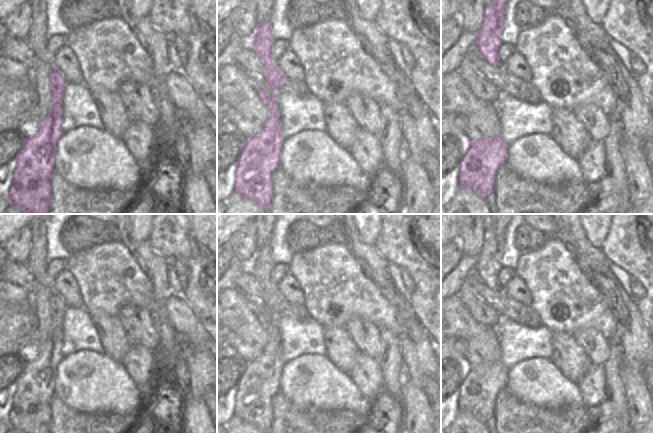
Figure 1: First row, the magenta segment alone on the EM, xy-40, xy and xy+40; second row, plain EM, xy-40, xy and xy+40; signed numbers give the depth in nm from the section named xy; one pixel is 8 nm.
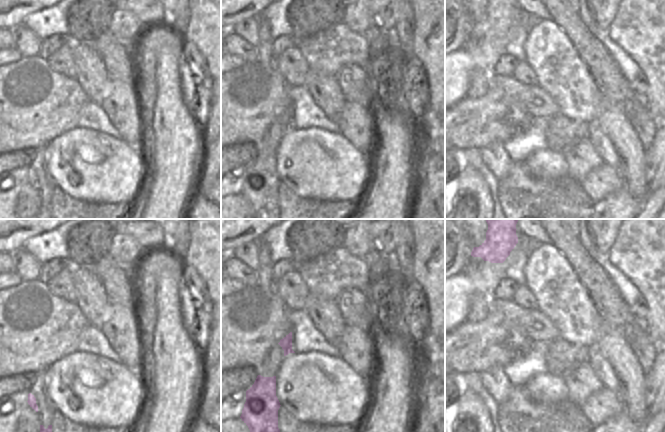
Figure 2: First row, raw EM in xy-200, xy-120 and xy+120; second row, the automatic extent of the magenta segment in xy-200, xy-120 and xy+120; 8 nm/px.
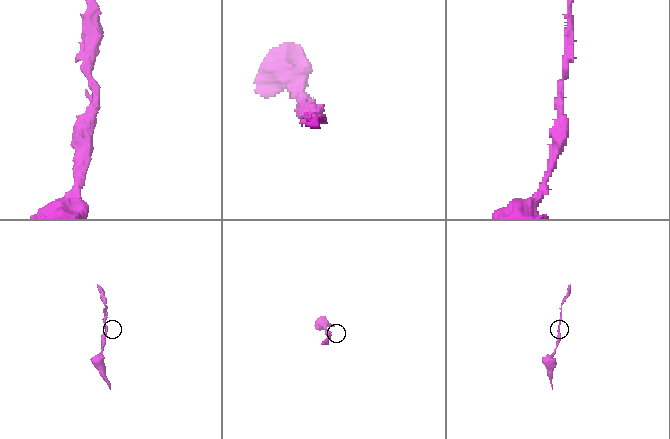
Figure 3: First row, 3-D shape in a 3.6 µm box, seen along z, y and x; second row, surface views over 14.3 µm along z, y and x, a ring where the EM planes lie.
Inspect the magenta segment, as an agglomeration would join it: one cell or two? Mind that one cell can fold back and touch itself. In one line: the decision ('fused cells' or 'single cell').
single cell

